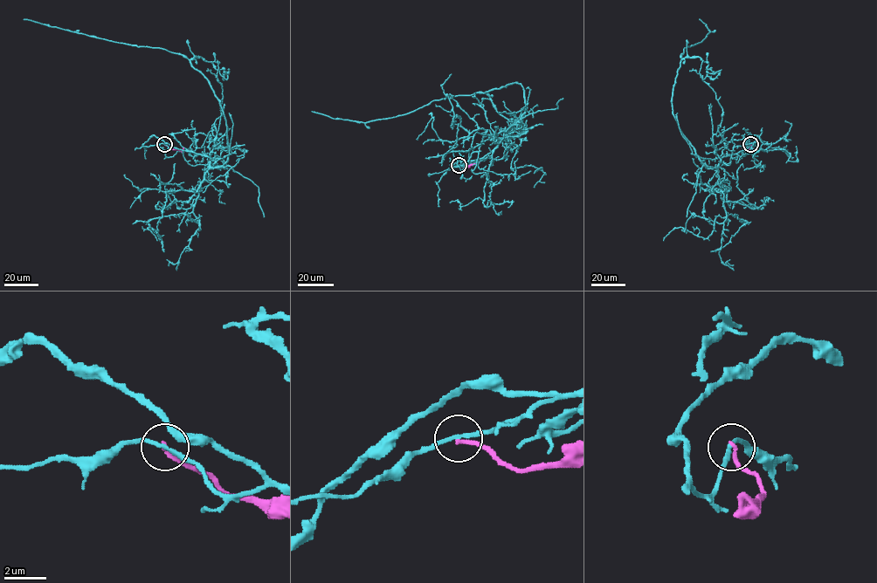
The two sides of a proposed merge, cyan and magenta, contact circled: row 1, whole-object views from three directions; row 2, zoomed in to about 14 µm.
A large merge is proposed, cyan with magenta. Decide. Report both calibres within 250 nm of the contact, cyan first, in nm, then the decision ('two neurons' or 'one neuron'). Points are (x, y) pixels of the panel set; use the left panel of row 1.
180 nm thick on the cyan side, 170 nm on the other; two neurons

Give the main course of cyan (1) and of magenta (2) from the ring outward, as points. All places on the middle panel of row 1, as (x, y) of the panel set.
1: (459, 165), (488, 154), (525, 113), (520, 84), (434, 99), (404, 114), (364, 123), (311, 111)
2: (459, 165), (468, 167), (478, 161)

